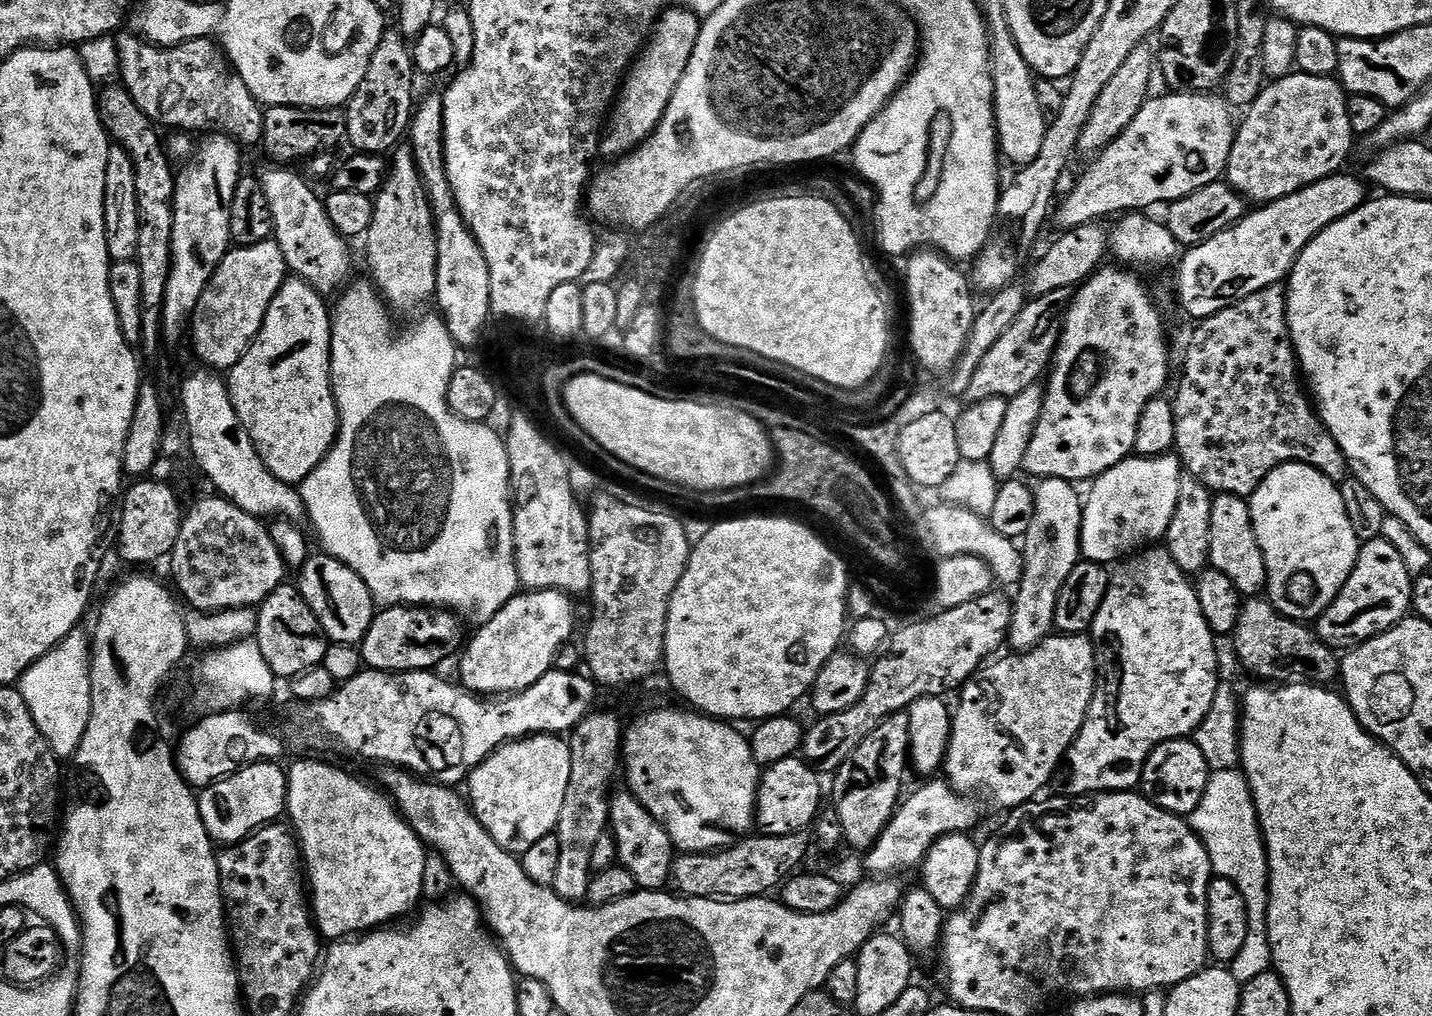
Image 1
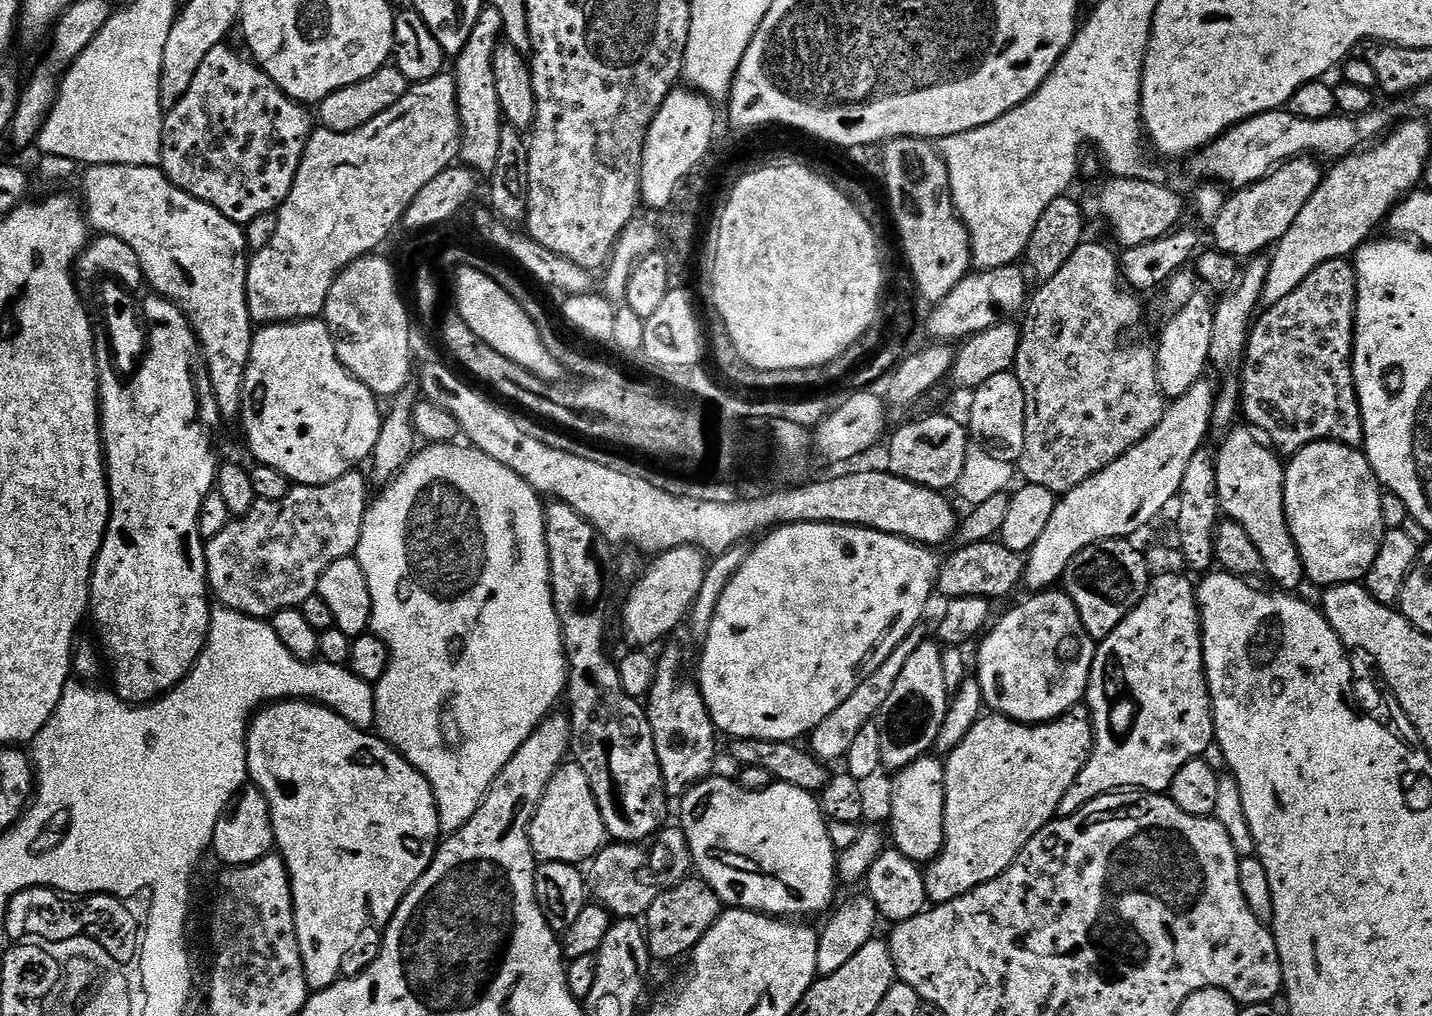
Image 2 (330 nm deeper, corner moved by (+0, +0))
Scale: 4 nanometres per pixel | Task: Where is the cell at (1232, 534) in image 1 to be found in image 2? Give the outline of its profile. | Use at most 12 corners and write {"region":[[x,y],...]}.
{"region":[[1251,427],[1214,456],[1220,510],[1285,593],[1306,577],[1286,522],[1286,464]]}

